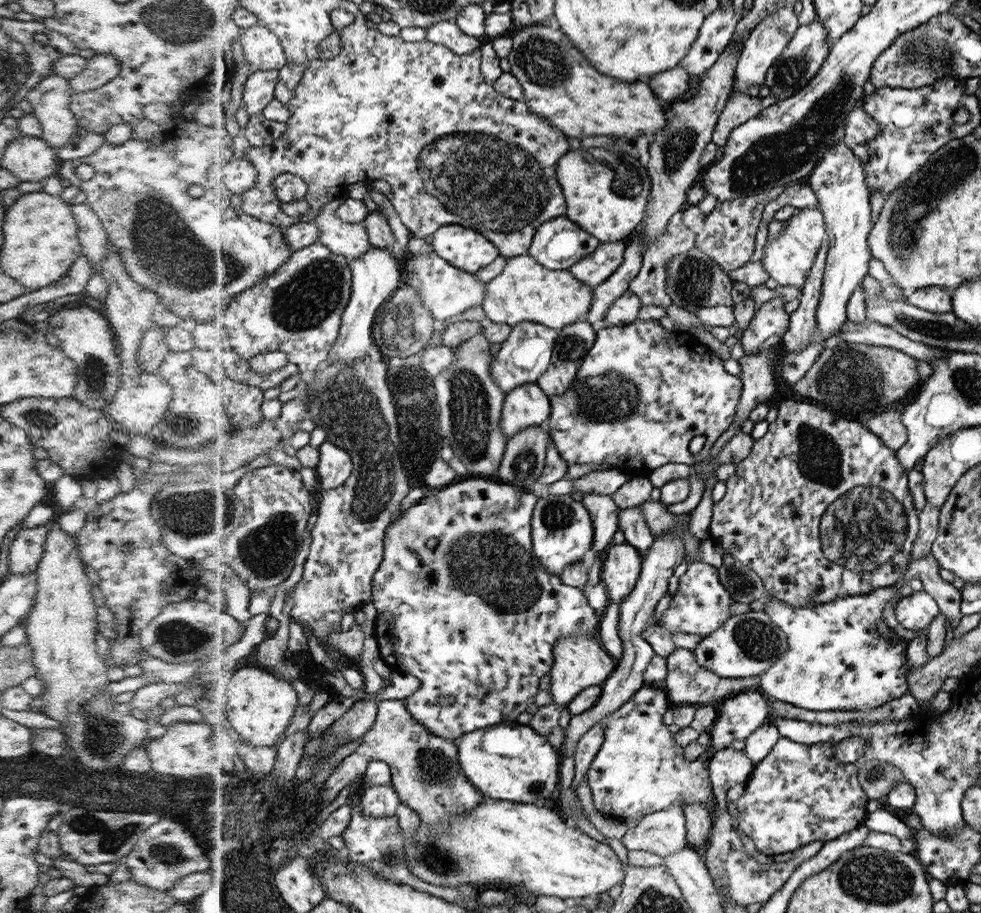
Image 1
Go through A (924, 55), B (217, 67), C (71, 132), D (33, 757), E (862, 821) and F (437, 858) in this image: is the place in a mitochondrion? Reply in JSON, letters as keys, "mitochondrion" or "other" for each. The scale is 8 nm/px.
{"A":"mitochondrion","B":"other","C":"other","D":"other","E":"other","F":"mitochondrion"}

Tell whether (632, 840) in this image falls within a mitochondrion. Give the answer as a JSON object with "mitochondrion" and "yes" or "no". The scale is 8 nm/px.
{"mitochondrion":"no"}

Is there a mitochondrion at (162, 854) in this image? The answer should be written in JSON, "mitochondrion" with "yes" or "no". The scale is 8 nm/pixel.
{"mitochondrion":"yes"}

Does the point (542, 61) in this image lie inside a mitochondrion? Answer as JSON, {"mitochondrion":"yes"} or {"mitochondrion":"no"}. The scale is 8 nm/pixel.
{"mitochondrion":"yes"}

